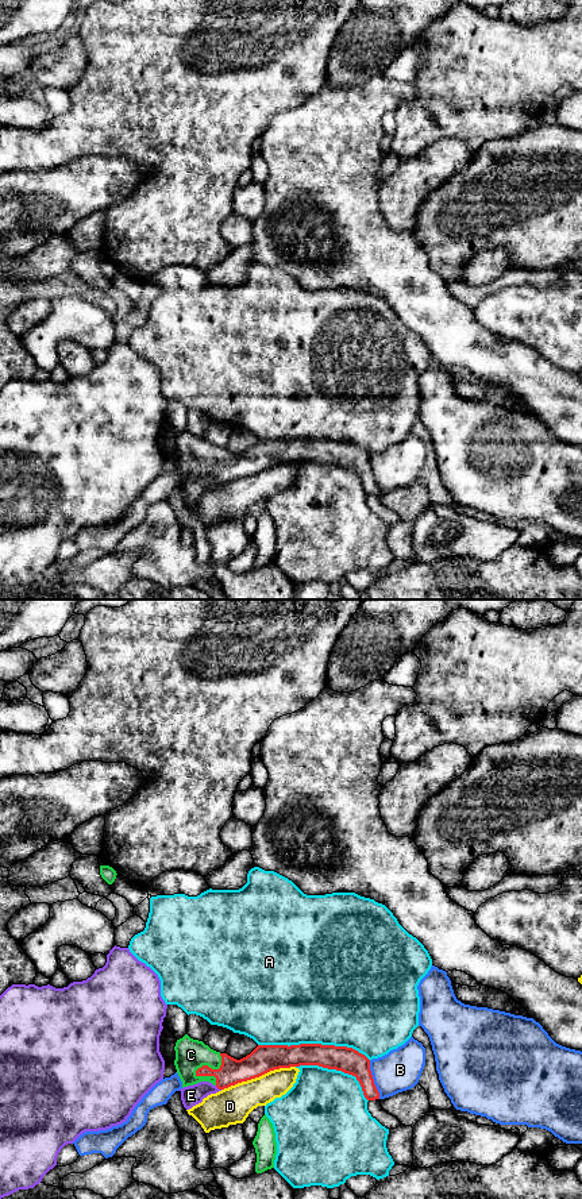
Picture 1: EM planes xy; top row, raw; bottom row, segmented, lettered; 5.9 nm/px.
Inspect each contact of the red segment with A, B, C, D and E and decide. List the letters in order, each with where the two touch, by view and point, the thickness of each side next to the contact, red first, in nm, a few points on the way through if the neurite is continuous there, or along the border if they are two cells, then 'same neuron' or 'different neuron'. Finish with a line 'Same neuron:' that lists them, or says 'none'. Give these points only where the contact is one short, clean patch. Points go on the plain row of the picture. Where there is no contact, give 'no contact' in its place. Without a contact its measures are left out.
A: xy (313, 439) | 150/500 nm | different neuron
B: xy (373, 474) | 150/240 nm | different neuron
C: xy (211, 463) | 150/190 nm | across xy (232, 466), (211, 463), (199, 458), (191, 450) | same neuron
D: xy (258, 471) | 160/220 nm | different neuron
E: xy (218, 482) | 150/120 nm | different neuron
Same neuron: C

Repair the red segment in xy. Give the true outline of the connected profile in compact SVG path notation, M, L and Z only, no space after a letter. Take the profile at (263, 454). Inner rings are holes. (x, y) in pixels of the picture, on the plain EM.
M185 429L177 435L174 446L174 460L182 483L200 477L209 477L219 485L224 485L274 464L319 460L355 471L367 496L379 494L370 466L370 455L347 442L321 439L258 440L250 450L236 455Z

